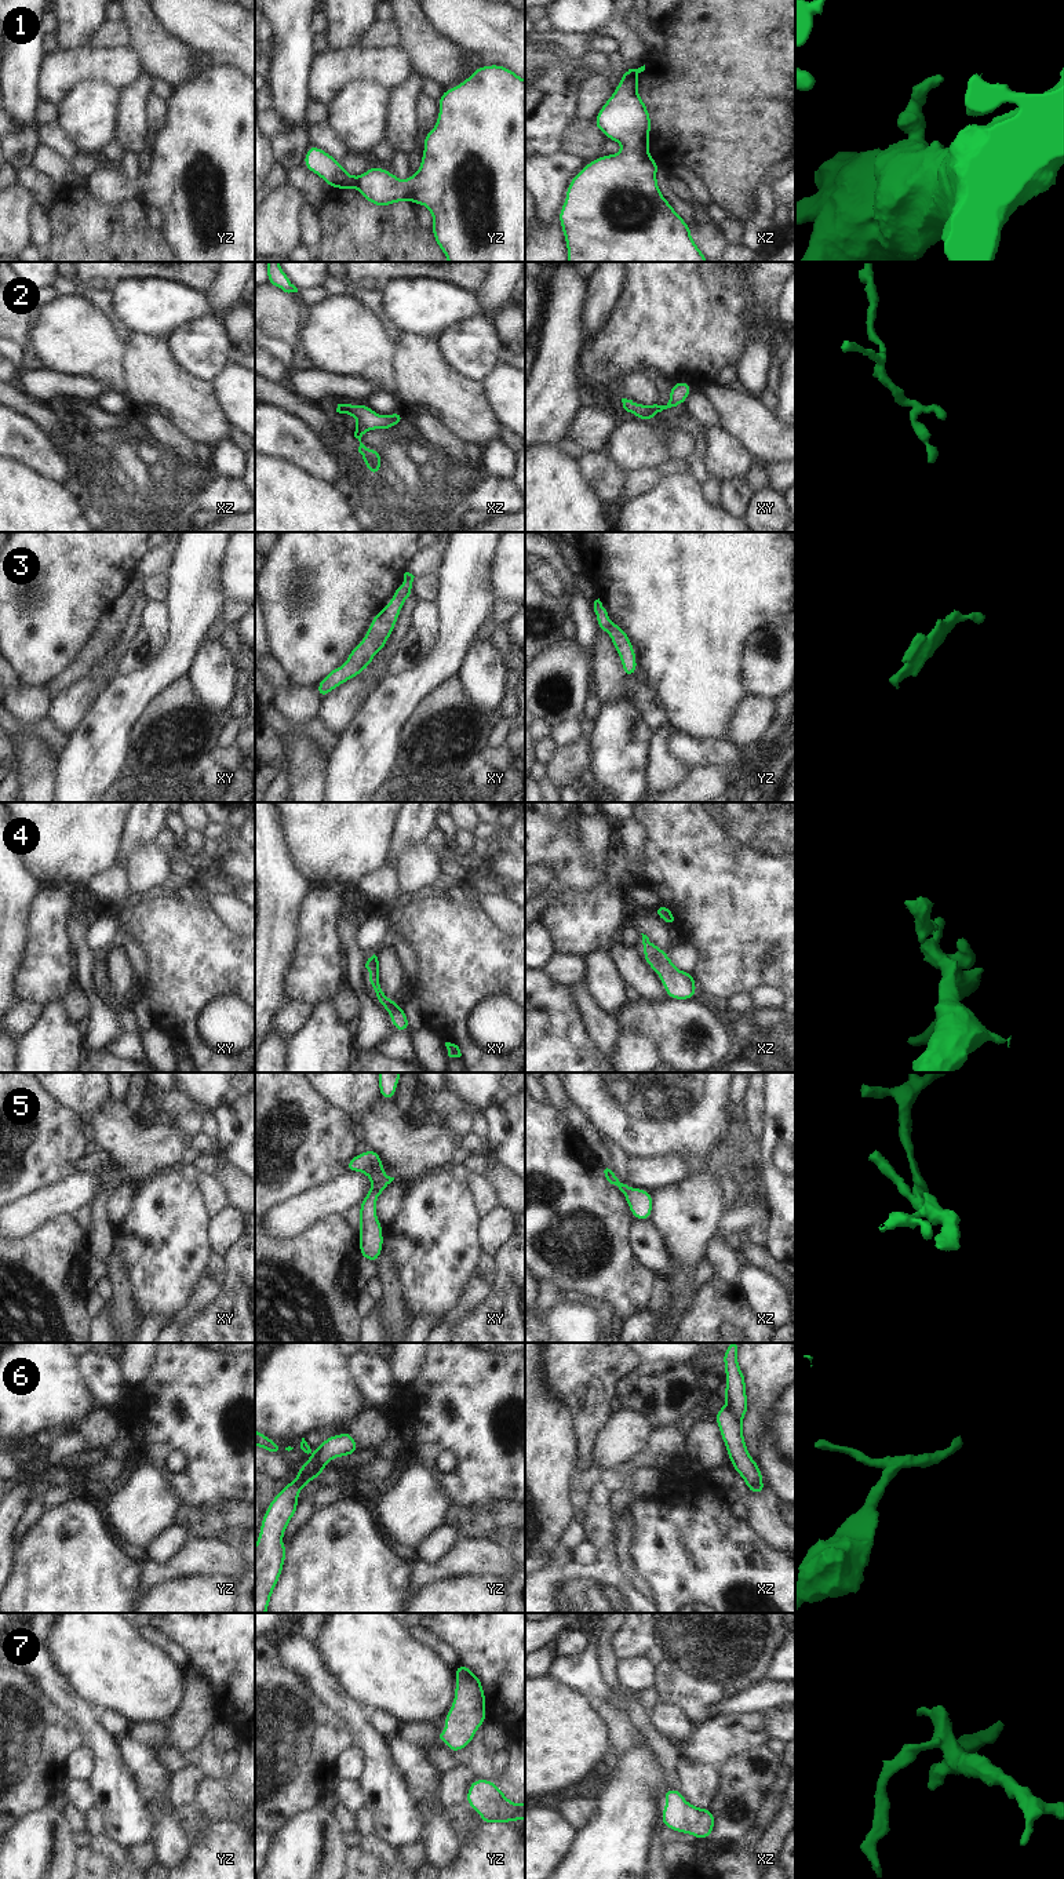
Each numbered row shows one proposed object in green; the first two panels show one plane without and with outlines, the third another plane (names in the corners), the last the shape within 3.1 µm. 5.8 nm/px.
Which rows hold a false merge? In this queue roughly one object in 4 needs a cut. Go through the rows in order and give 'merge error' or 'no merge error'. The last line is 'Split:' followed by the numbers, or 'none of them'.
1: no merge error
2: no merge error
3: no merge error
4: no merge error
5: no merge error
6: no merge error
7: no merge error
Split: none of them

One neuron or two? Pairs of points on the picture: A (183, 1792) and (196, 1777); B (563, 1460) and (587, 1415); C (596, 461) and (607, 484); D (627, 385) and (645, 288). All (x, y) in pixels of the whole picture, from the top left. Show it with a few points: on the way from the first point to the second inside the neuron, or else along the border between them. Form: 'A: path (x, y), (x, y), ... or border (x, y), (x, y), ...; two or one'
A: path (185, 1788), (192, 1781); one
B: border (565, 1402), (574, 1415), (579, 1437), (580, 1464); two
C: path (596, 466), (605, 479); one
D: border (649, 374), (626, 372), (618, 378); two

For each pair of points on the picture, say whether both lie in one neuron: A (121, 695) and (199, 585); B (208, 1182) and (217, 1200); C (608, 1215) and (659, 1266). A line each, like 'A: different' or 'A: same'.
A: same
B: same
C: different

